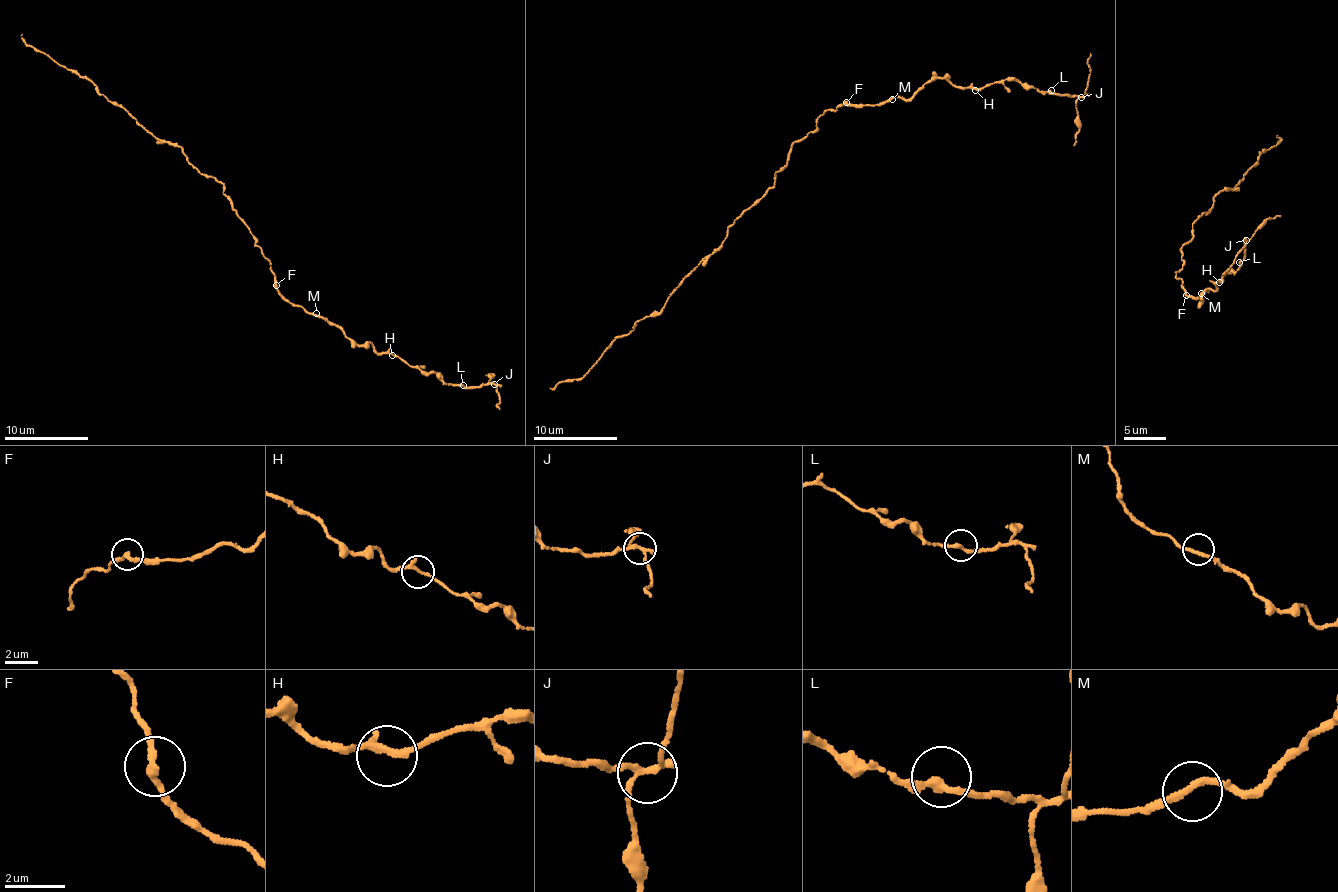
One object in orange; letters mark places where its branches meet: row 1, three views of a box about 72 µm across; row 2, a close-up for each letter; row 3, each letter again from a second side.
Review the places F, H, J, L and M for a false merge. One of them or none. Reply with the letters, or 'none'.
J

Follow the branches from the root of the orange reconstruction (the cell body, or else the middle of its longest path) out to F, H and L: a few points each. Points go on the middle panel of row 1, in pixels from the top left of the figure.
F: (803, 138), (809, 131), (814, 131), (821, 114), (834, 112), (846, 102)
H: (803, 138), (814, 131), (821, 114), (844, 103), (858, 107), (907, 99), (937, 79), (975, 90)
L: (803, 138), (814, 131), (821, 114), (838, 105), (907, 99), (937, 79), (979, 88), (1009, 79), (1051, 90)

